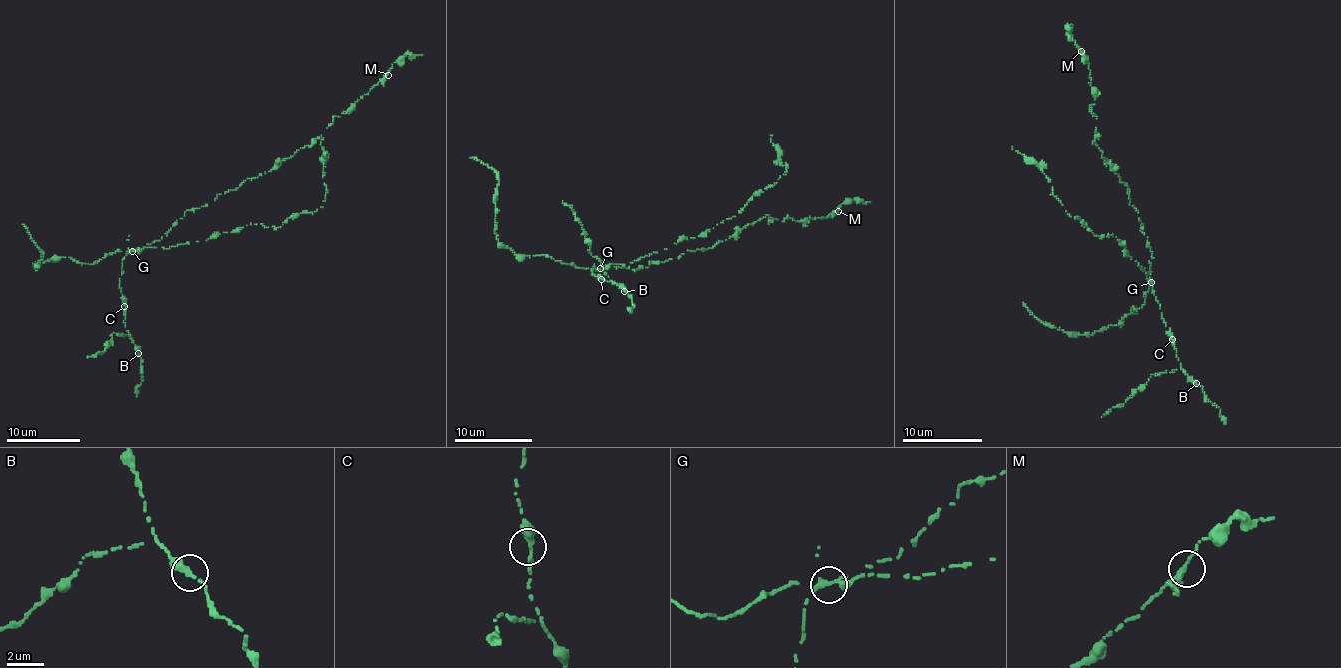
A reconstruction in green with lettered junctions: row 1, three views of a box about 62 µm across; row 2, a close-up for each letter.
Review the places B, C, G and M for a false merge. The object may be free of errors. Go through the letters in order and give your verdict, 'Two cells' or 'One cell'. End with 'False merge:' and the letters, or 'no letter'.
B: One cell
C: One cell
G: Two cells
M: One cell
False merge: G

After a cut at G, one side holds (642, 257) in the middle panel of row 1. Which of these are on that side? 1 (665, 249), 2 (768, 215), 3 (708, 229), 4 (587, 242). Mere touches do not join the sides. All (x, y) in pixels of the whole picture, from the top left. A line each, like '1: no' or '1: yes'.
1: yes
2: no
3: yes
4: no

